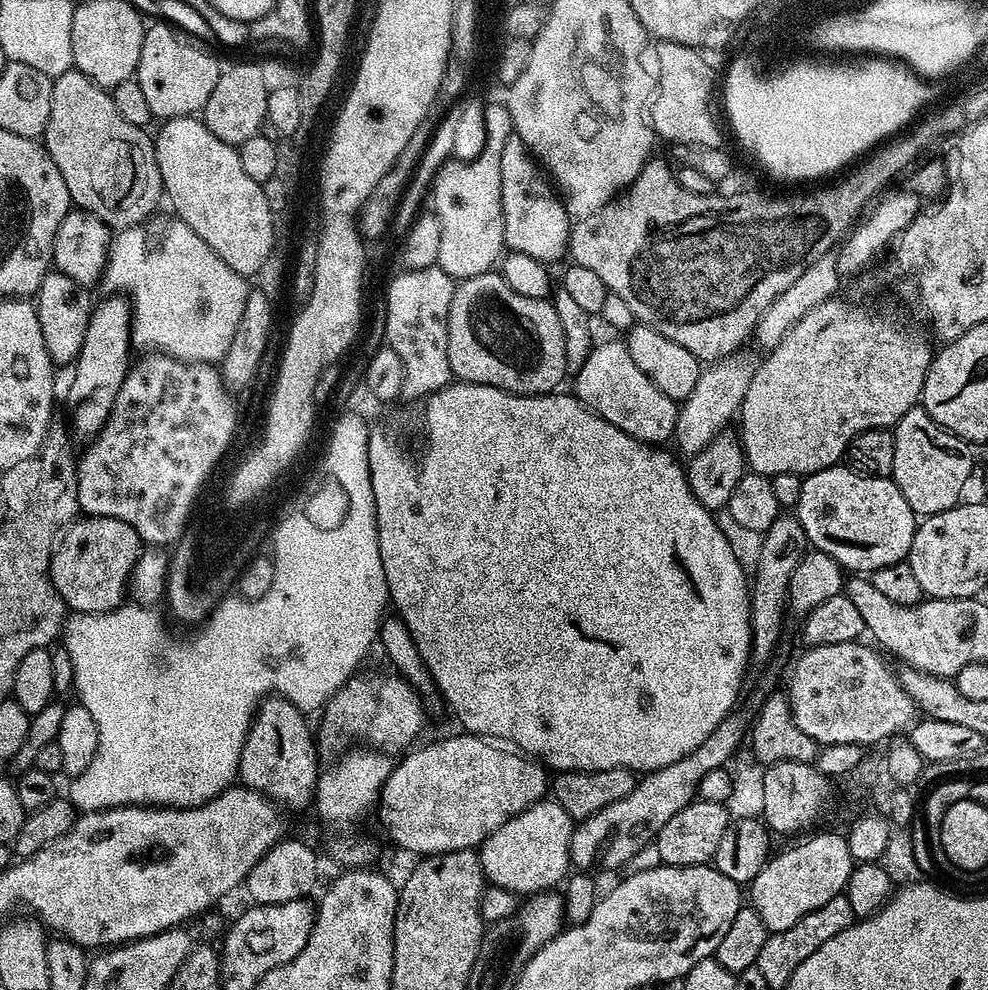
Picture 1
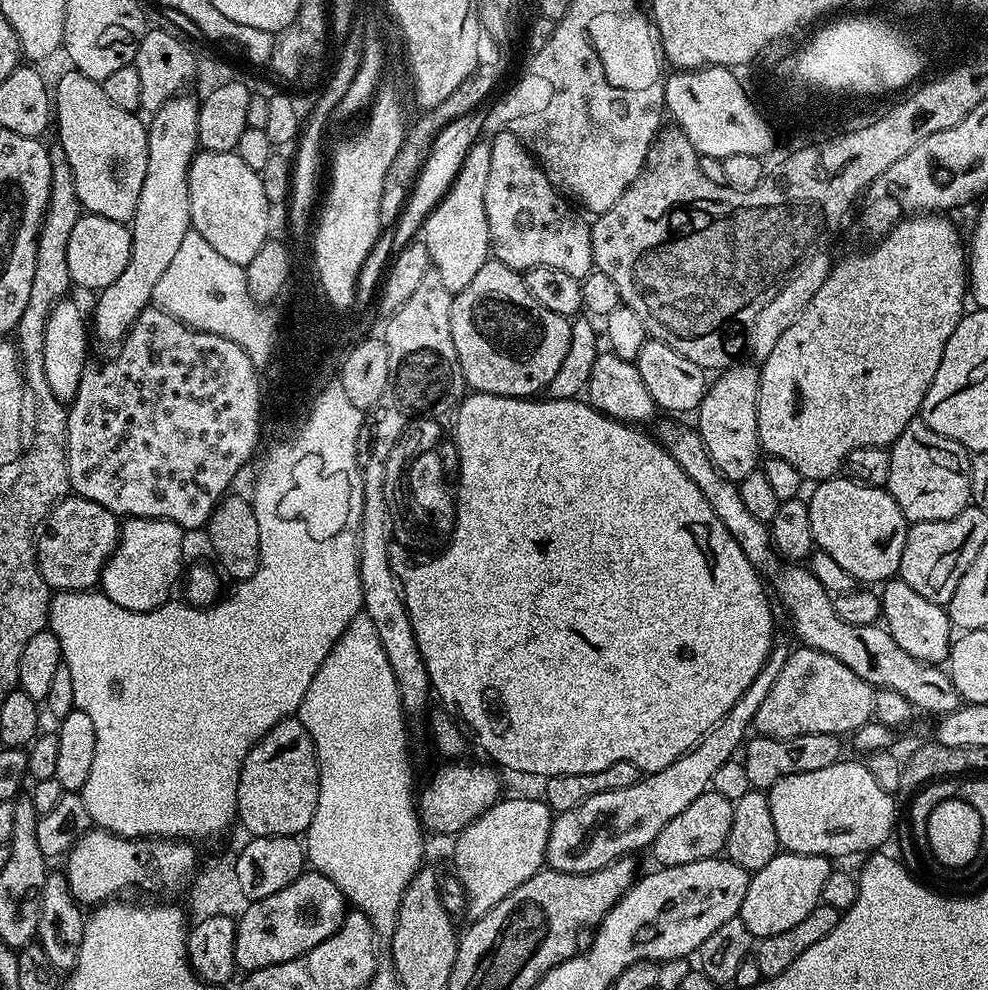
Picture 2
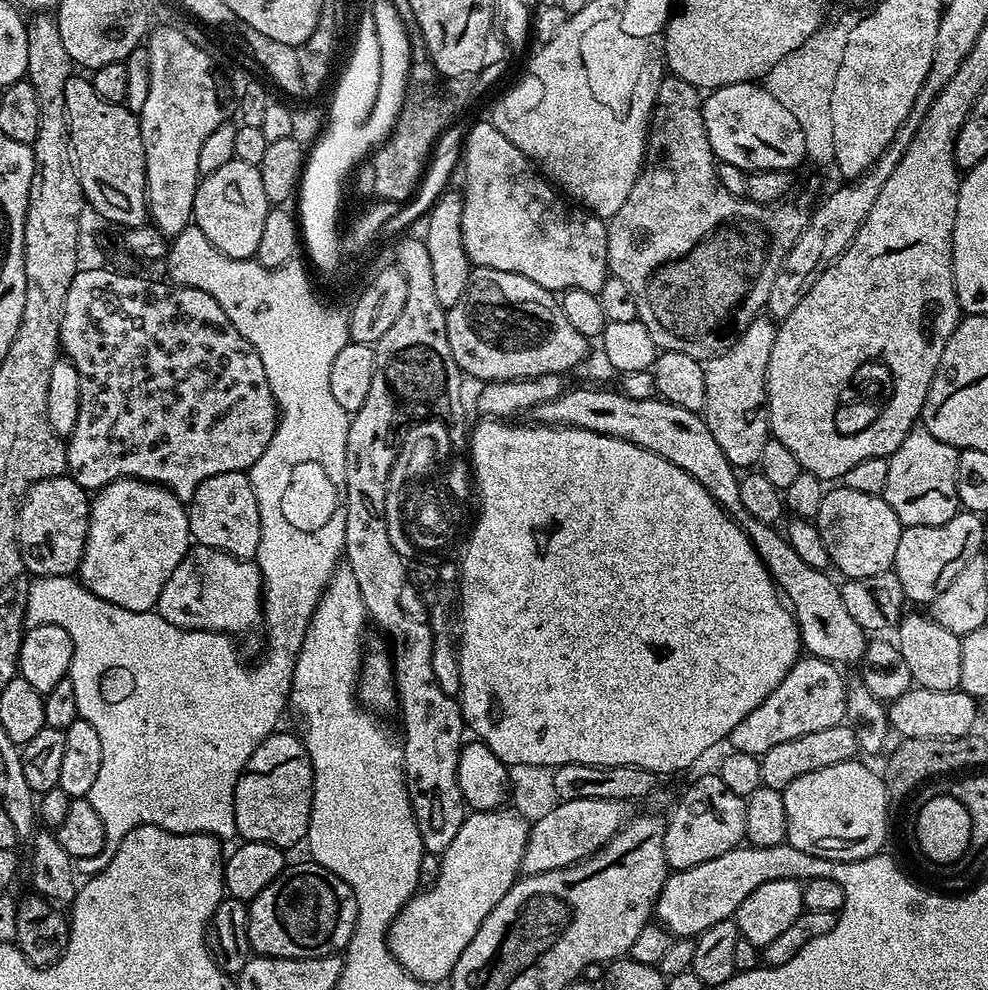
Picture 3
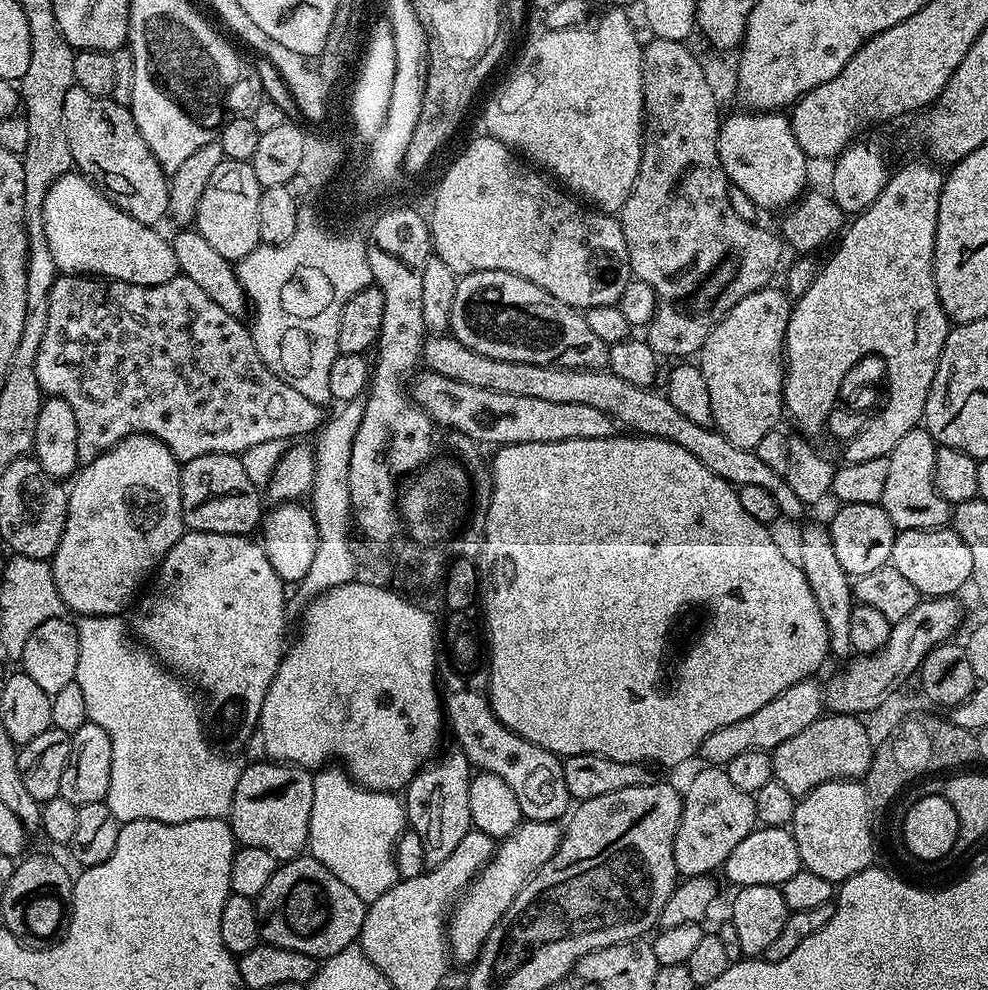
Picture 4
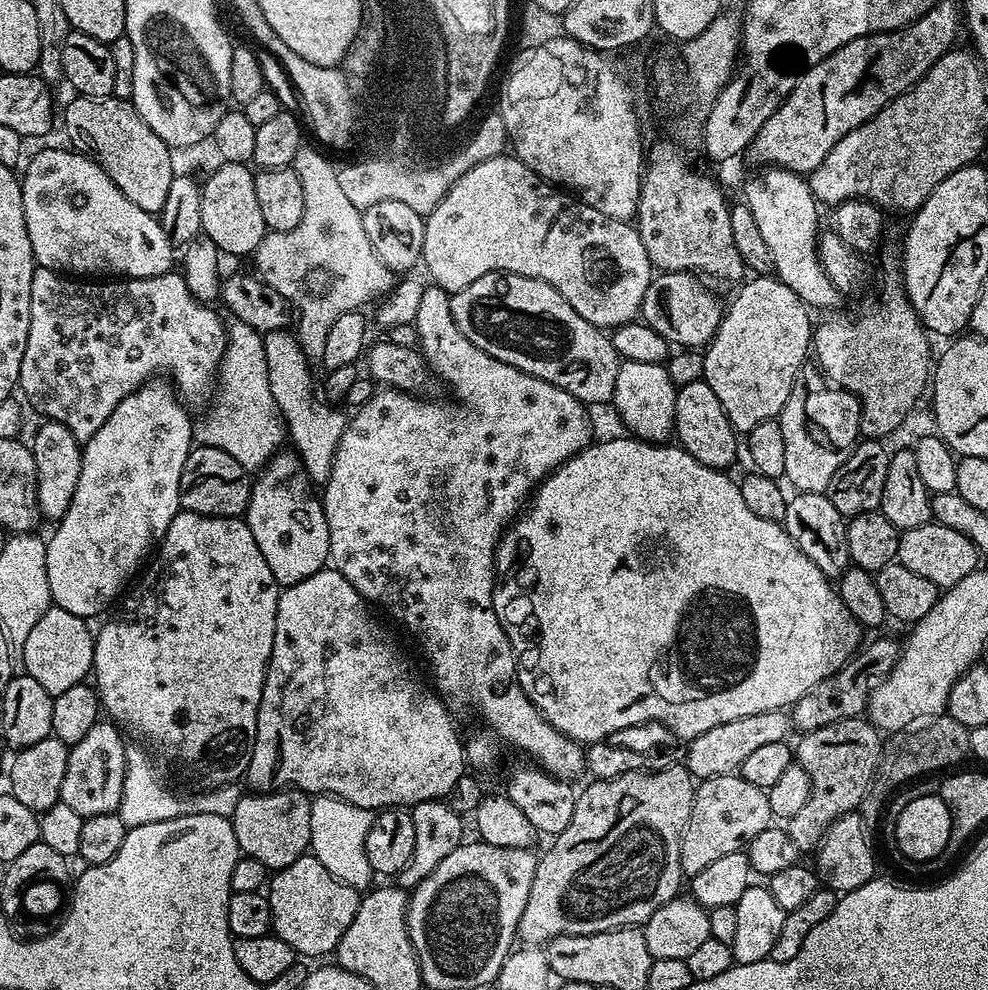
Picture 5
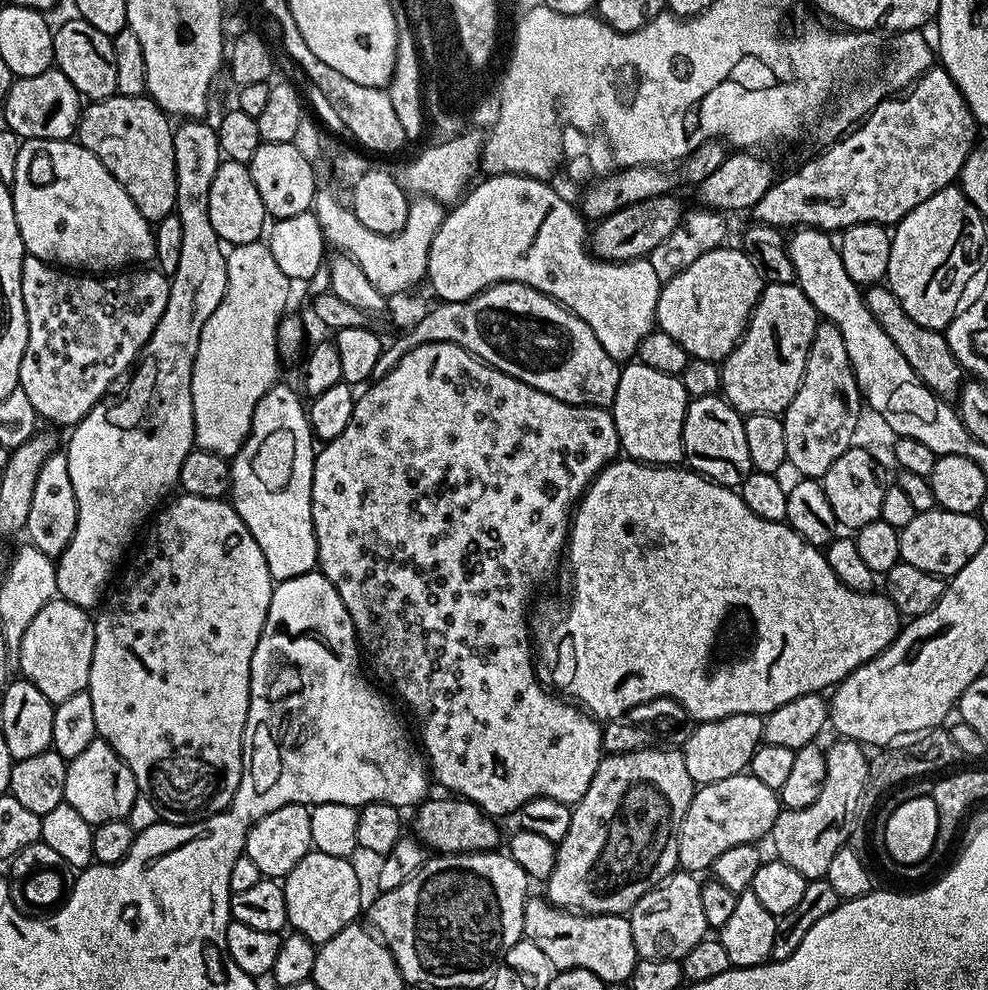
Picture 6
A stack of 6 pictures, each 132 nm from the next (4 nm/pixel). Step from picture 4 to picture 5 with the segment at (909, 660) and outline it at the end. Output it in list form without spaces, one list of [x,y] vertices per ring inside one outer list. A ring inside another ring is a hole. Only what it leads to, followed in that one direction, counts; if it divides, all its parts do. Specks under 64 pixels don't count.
[[[876,640],[873,644],[865,643],[860,651],[844,665],[839,668],[830,678],[826,678],[822,682],[818,682],[818,686],[814,686],[812,692],[806,693],[803,698],[793,704],[790,709],[790,724],[793,729],[797,728],[797,733],[803,734],[813,732],[822,726],[830,726],[839,720],[855,720],[868,707],[868,697],[871,696],[873,688],[890,674],[890,670],[896,667],[896,659],[900,657],[902,651],[899,643],[895,644],[892,640]]]

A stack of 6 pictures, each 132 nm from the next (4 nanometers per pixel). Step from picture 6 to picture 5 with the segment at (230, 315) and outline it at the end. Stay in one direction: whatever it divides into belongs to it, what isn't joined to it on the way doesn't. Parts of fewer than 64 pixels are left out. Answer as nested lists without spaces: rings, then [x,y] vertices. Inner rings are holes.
[[[240,321],[232,324],[227,329],[229,346],[217,372],[216,399],[202,424],[197,425],[196,438],[203,447],[223,449],[244,469],[256,472],[283,447],[287,425],[270,391],[263,335]]]

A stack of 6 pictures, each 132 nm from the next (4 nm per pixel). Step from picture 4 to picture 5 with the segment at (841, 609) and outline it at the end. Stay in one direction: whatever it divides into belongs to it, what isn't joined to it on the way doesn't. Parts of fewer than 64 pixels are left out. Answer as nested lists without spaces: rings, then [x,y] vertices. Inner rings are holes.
[[[796,492],[788,496],[786,514],[782,521],[782,527],[788,537],[796,543],[798,550],[822,570],[822,574],[829,578],[838,578],[850,566],[848,558],[848,520],[838,510],[834,510],[834,502],[823,492]]]

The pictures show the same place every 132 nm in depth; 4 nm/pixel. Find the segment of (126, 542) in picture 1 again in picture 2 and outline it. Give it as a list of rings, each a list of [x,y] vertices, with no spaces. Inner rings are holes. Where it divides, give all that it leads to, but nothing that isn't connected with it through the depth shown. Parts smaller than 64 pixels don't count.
[[[69,494],[52,507],[36,533],[36,563],[49,589],[56,592],[87,592],[100,582],[100,571],[120,543],[121,521],[106,506]]]

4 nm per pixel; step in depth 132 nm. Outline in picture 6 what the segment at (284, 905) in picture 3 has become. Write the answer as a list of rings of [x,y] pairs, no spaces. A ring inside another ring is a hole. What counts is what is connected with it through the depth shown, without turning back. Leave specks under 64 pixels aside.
[[[315,850],[307,852],[302,862],[283,877],[282,883],[286,894],[288,928],[310,938],[314,945],[322,945],[334,938],[338,930],[357,923],[359,916],[356,915],[361,915],[358,879],[347,856],[322,854]]]

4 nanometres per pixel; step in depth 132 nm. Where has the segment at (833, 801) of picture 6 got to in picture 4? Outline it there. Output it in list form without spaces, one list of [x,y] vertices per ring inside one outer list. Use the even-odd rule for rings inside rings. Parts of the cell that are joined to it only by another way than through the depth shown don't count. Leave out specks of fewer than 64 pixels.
[[[824,714],[819,720],[815,720],[802,734],[794,734],[794,738],[786,738],[782,746],[772,749],[772,774],[775,779],[790,790],[794,797],[805,796],[809,790],[824,784],[827,780],[854,780],[864,778],[872,764],[874,740],[868,737],[868,728],[863,724],[863,719],[854,716],[842,716],[839,714]]]

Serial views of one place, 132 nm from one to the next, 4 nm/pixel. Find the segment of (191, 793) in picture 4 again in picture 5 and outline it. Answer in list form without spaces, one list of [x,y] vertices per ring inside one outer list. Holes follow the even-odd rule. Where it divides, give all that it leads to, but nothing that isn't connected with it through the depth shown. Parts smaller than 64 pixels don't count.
[[[129,747],[126,751],[126,774],[118,815],[127,828],[137,828],[150,822],[173,820],[179,816],[193,816],[199,812],[232,817],[234,806],[238,806],[242,795],[239,783],[225,784],[222,788],[211,790],[200,790],[197,796],[179,796],[178,793],[171,792],[162,781],[156,780],[156,768],[152,765],[151,758],[147,756],[149,753],[143,747],[141,748]]]

